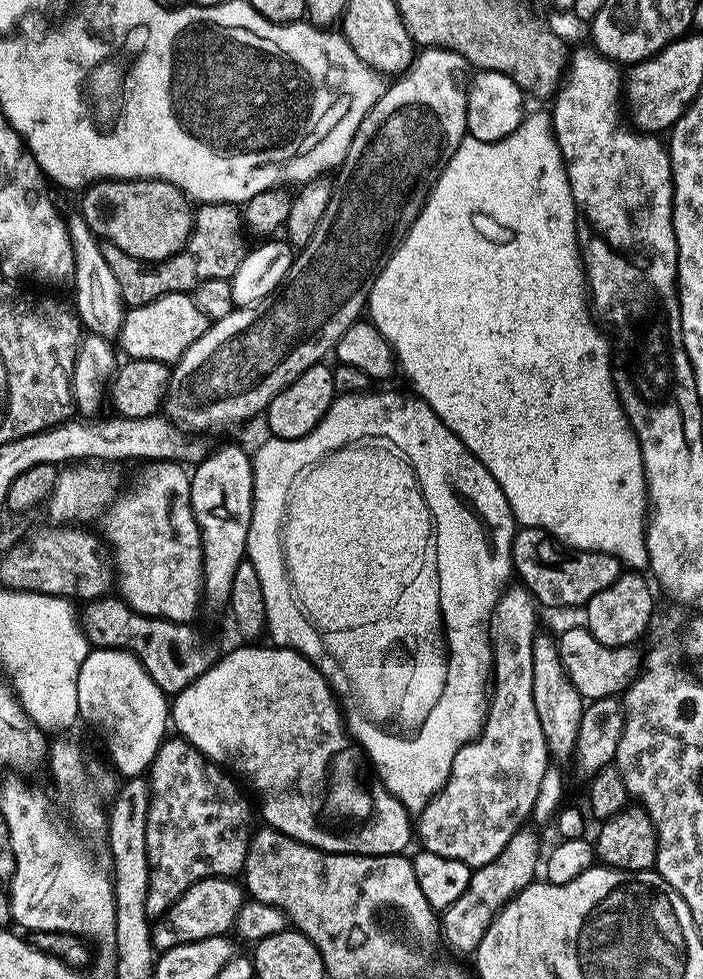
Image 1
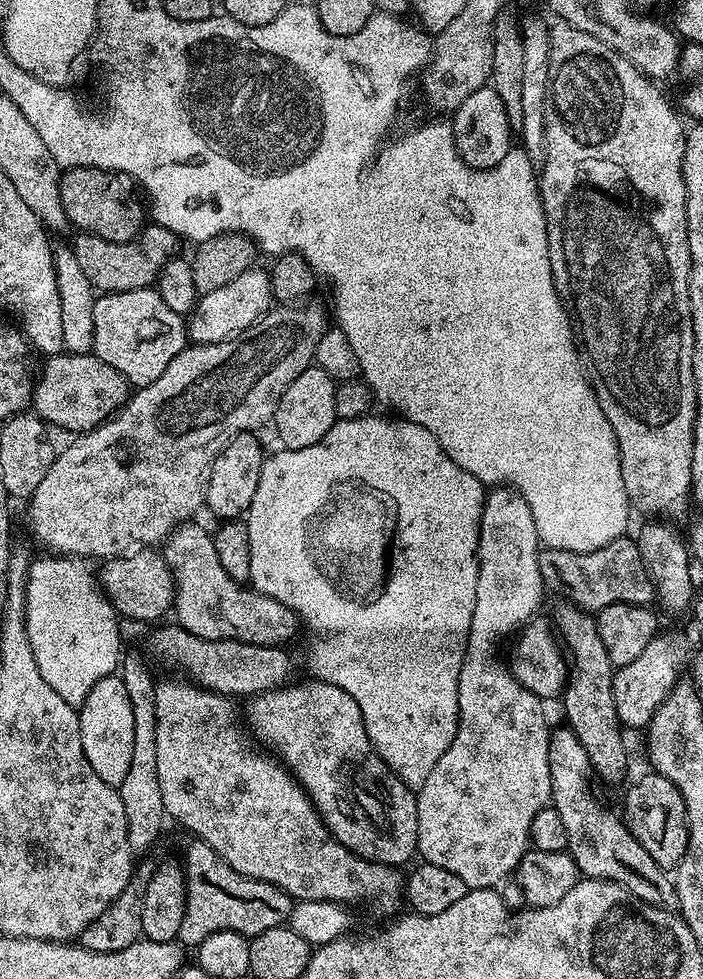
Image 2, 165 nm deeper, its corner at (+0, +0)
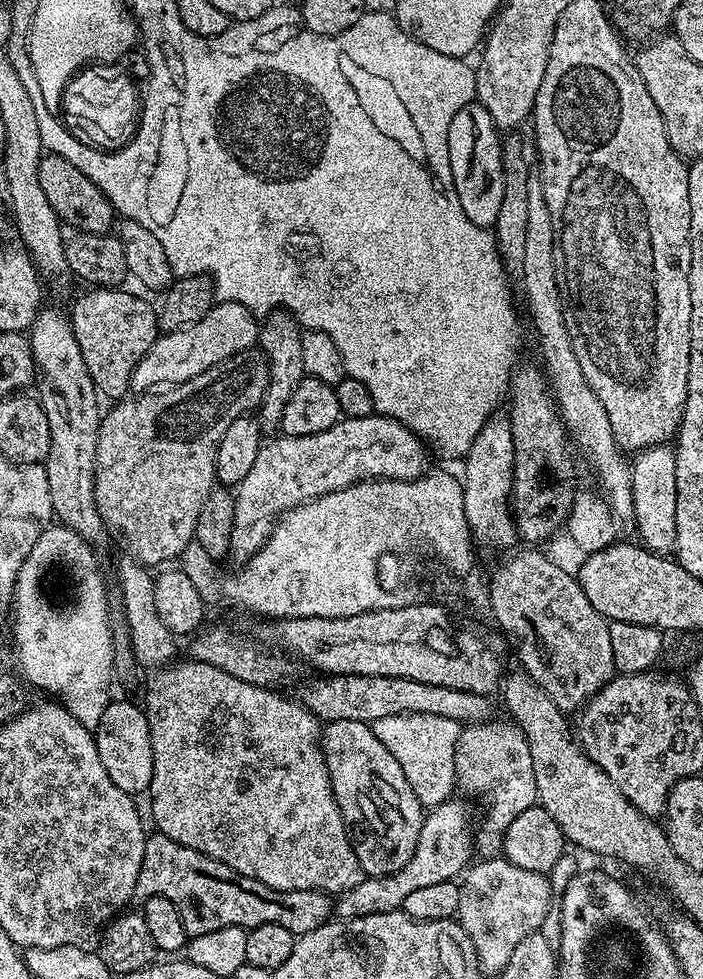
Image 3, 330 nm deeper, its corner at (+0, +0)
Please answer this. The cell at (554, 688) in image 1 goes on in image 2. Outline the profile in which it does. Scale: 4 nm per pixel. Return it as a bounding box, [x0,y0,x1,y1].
[550,726,676,909]

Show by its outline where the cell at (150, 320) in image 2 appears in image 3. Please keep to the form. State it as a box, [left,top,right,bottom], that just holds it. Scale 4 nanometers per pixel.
[70,287,158,402]

